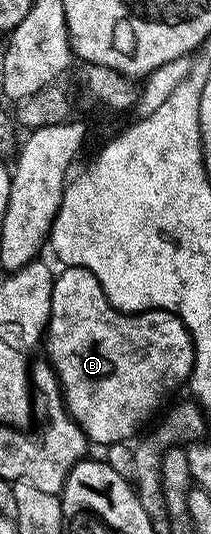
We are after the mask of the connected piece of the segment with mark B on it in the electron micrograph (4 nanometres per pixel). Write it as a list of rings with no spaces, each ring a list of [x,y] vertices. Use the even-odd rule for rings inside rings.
[[[63,266],[54,277],[54,288],[52,289],[52,303],[50,305],[50,320],[46,322],[44,332],[44,344],[46,343],[46,355],[50,358],[50,363],[54,366],[54,371],[58,374],[58,383],[62,386],[61,402],[65,403],[67,413],[74,418],[76,425],[85,433],[87,440],[91,444],[102,443],[125,443],[133,440],[139,434],[138,427],[142,427],[158,411],[158,406],[162,403],[165,395],[170,395],[178,386],[185,384],[189,380],[194,368],[194,342],[190,336],[190,331],[184,325],[180,316],[174,315],[171,311],[136,311],[127,313],[117,311],[108,301],[104,289],[100,289],[100,281],[88,269],[83,267]]]

